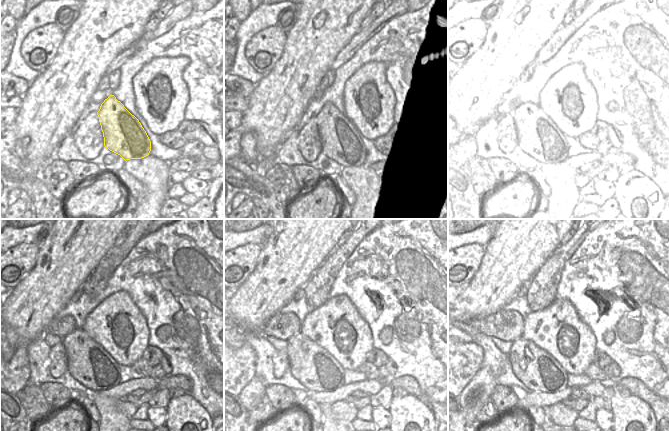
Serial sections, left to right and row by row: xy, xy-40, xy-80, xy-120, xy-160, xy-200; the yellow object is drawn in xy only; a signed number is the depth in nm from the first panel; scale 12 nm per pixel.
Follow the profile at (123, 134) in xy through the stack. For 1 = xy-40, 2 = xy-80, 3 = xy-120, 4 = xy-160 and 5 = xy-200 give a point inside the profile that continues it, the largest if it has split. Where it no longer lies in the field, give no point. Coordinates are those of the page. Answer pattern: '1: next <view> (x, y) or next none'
1: next xy-40 (344, 143)
2: next xy-80 (537, 136)
3: next xy-120 (87, 361)
4: next xy-160 (315, 368)
5: next xy-200 (538, 370)

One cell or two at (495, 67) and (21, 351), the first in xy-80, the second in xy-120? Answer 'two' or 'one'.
two

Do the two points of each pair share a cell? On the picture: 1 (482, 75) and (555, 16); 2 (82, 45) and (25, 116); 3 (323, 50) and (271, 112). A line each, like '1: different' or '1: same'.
1: same
2: same
3: same

